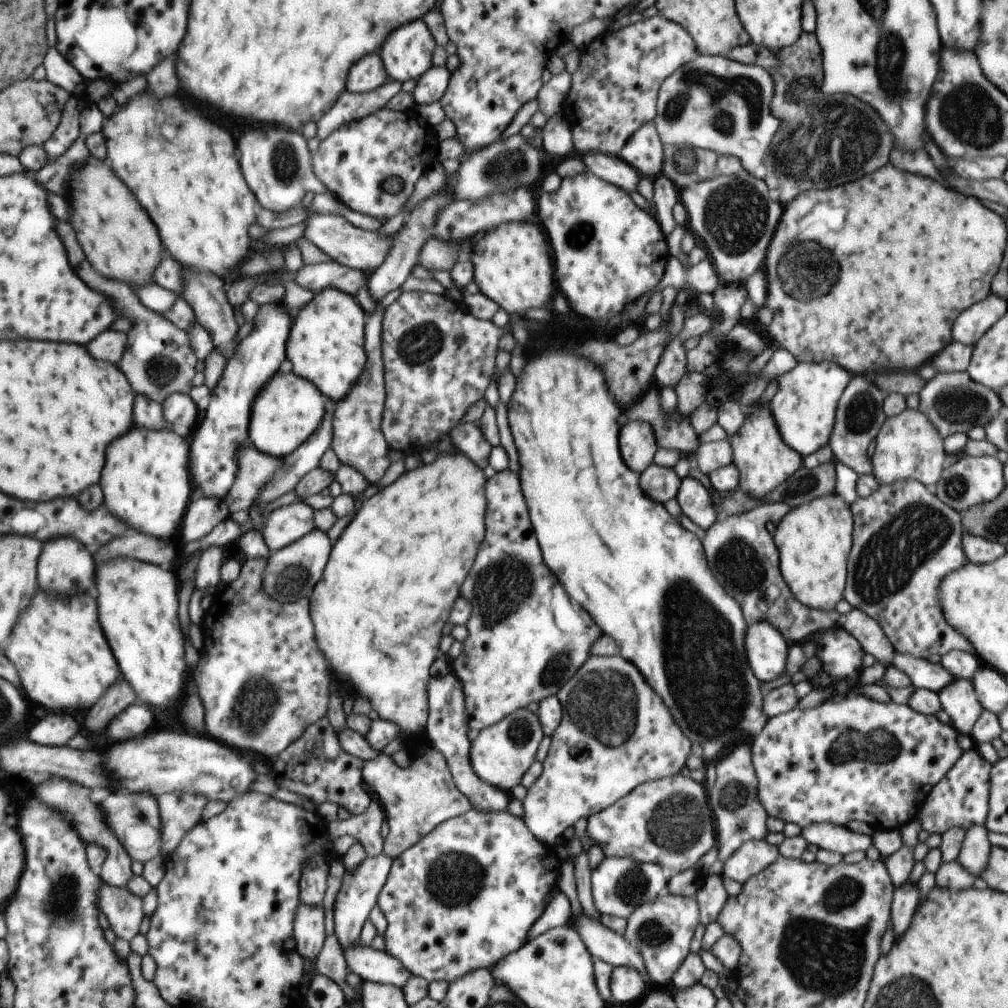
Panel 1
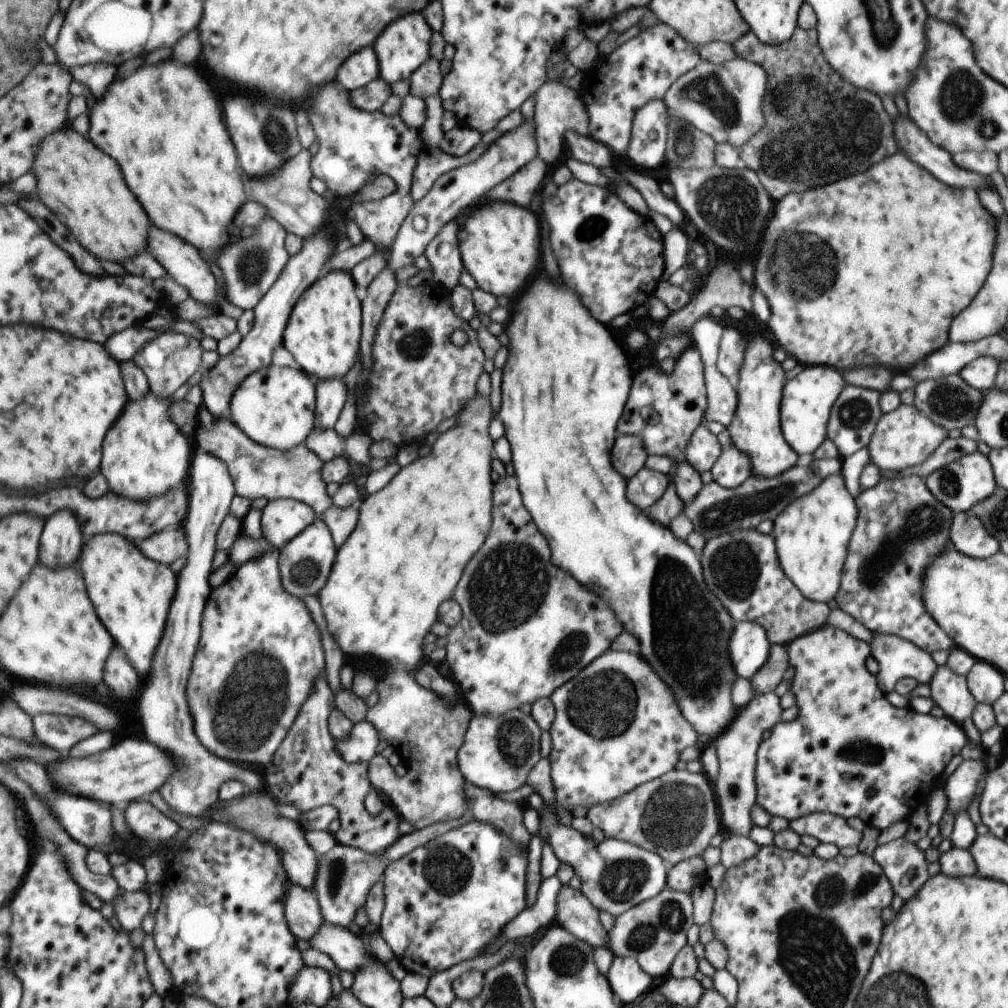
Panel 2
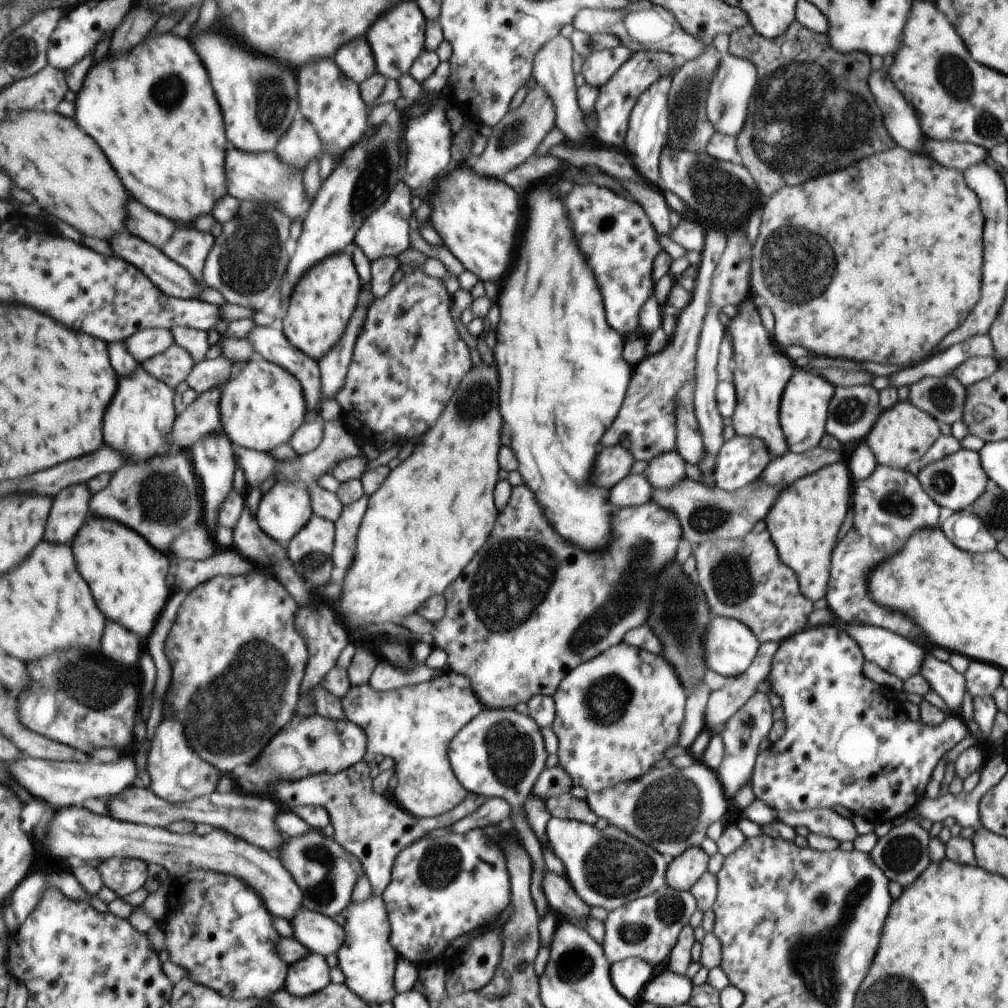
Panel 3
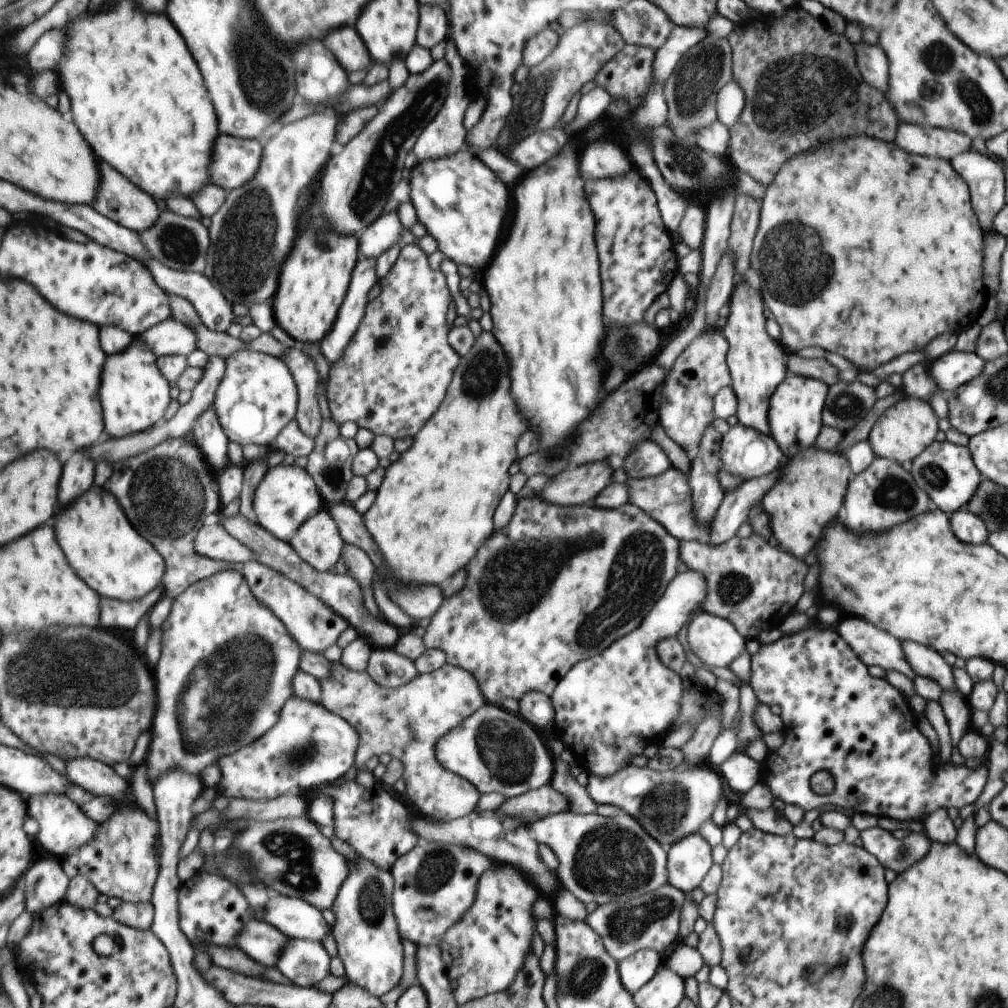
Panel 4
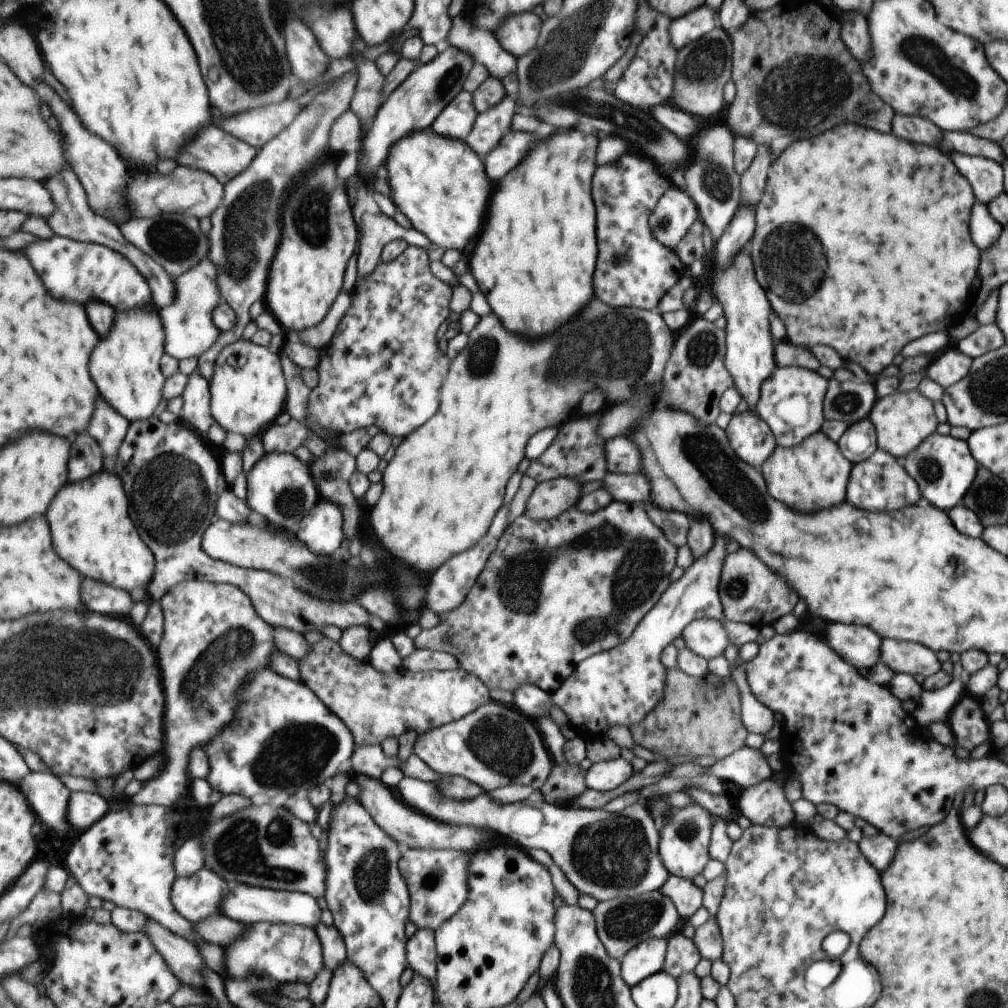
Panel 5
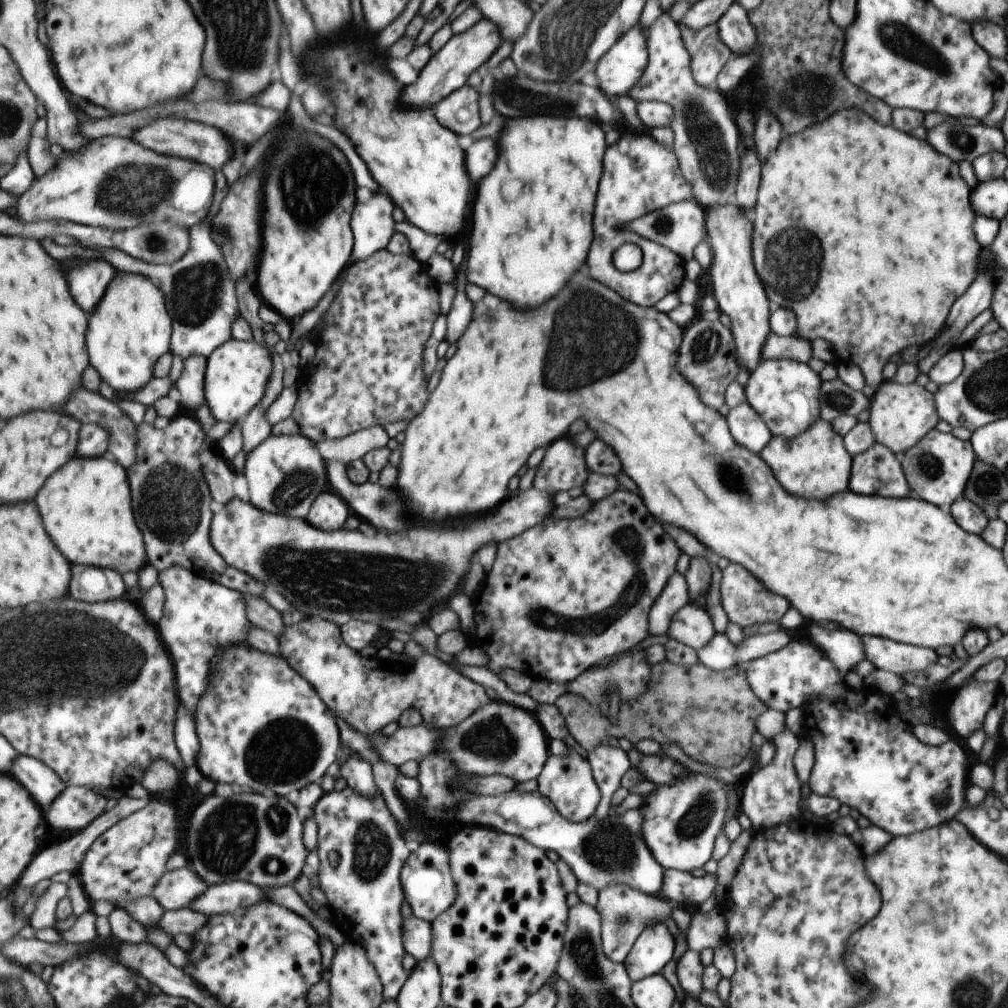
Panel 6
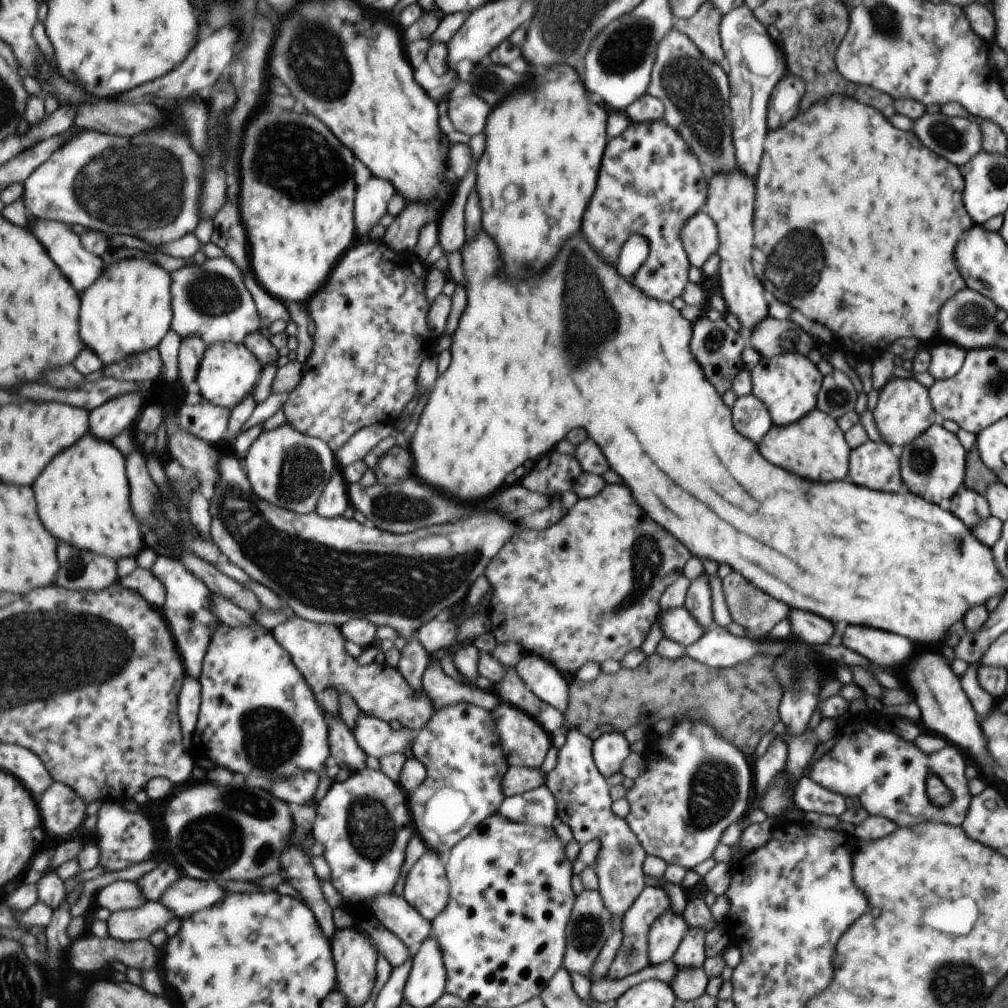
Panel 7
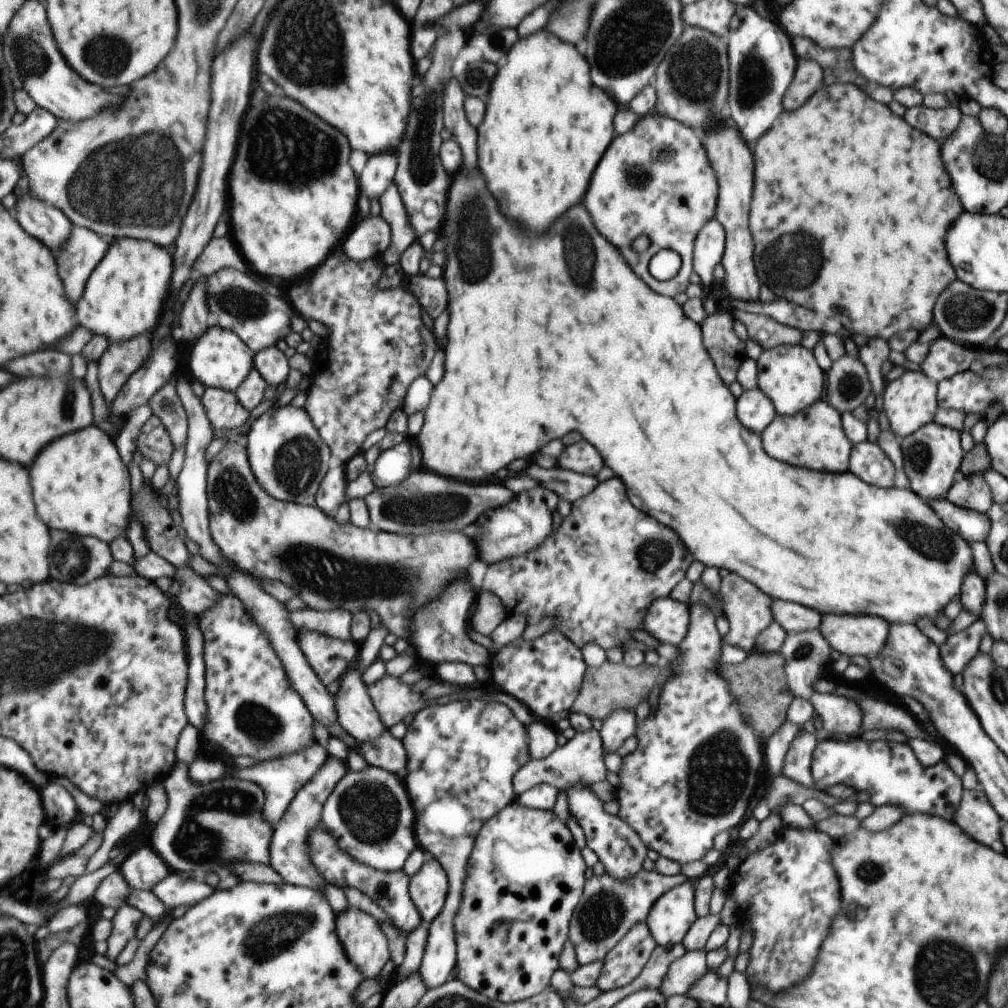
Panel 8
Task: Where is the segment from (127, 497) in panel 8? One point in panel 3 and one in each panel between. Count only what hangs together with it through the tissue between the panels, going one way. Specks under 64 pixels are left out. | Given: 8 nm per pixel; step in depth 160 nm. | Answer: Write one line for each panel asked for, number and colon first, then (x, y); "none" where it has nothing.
3: (129, 576)
4: (103, 546)
5: (92, 529)
6: (87, 507)
7: (85, 497)

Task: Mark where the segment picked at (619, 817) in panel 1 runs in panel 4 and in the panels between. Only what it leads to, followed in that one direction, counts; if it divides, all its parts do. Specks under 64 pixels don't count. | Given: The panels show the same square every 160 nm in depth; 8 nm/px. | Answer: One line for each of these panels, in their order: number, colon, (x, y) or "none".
2: (674, 816)
3: (668, 808)
4: (670, 804)

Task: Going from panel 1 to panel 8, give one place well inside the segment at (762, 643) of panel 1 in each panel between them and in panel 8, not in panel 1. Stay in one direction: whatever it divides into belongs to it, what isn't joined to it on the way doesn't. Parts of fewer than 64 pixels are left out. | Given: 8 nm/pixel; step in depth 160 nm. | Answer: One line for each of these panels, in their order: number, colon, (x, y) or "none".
2: (749, 647)
3: (730, 647)
4: (714, 640)
5: (707, 638)
6: (690, 625)
7: (677, 624)
8: (666, 620)

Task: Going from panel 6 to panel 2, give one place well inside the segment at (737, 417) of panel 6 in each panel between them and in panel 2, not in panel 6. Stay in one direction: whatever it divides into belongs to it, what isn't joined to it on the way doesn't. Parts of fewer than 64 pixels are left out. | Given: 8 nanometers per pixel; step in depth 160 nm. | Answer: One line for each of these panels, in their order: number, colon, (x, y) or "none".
2: (732, 467)
3: (740, 460)
4: (745, 453)
5: (751, 439)

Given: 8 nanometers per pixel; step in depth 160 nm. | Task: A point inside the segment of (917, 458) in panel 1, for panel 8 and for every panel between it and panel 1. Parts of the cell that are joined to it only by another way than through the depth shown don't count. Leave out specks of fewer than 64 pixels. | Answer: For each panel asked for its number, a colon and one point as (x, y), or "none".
2: (904, 437)
3: (903, 433)
4: (904, 430)
5: (902, 419)
6: (900, 415)
7: (902, 412)
8: (909, 401)

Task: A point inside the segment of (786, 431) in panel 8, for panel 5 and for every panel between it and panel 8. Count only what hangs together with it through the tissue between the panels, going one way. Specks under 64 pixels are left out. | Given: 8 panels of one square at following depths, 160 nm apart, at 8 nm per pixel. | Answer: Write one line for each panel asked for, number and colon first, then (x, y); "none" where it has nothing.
5: (812, 475)
6: (815, 464)
7: (815, 447)

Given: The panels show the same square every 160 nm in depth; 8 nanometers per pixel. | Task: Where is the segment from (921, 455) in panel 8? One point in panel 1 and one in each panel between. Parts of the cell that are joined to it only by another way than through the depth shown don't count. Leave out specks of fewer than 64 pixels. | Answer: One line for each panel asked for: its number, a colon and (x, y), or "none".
1: (968, 481)
2: (960, 484)
3: (955, 481)
4: (946, 472)
5: (943, 466)
6: (937, 467)
7: (932, 466)

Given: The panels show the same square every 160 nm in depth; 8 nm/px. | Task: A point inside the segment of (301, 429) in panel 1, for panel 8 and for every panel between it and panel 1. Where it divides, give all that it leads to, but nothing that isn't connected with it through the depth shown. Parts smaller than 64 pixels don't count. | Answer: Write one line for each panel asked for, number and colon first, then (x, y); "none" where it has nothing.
2: (276, 406)
3: (262, 406)
4: (259, 396)
5: (249, 388)
6: (237, 373)
7: (228, 372)
8: (220, 358)

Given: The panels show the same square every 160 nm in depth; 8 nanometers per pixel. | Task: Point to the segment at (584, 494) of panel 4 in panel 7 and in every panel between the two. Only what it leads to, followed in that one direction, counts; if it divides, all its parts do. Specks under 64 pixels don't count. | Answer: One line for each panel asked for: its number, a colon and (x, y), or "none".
5: (553, 497)
6: (339, 576)
7: (328, 570)

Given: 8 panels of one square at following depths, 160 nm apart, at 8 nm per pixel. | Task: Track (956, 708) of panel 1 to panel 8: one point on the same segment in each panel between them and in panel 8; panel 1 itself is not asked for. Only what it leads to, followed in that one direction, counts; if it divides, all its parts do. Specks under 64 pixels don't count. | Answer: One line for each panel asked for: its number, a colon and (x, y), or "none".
2: (948, 691)
3: (949, 685)
4: (923, 661)
5: (901, 657)
6: (883, 654)
7: (882, 648)
8: (862, 634)

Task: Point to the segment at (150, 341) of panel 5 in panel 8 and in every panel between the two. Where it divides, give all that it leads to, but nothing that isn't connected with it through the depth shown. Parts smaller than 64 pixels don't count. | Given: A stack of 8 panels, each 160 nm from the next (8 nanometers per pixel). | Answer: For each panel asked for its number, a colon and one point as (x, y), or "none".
6: (132, 328)
7: (129, 310)
8: (125, 298)

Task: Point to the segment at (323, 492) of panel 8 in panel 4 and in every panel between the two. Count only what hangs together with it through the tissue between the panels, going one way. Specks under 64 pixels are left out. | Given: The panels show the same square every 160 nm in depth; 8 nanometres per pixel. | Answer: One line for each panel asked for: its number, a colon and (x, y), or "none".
4: (319, 541)
5: (323, 531)
6: (329, 512)
7: (335, 499)

